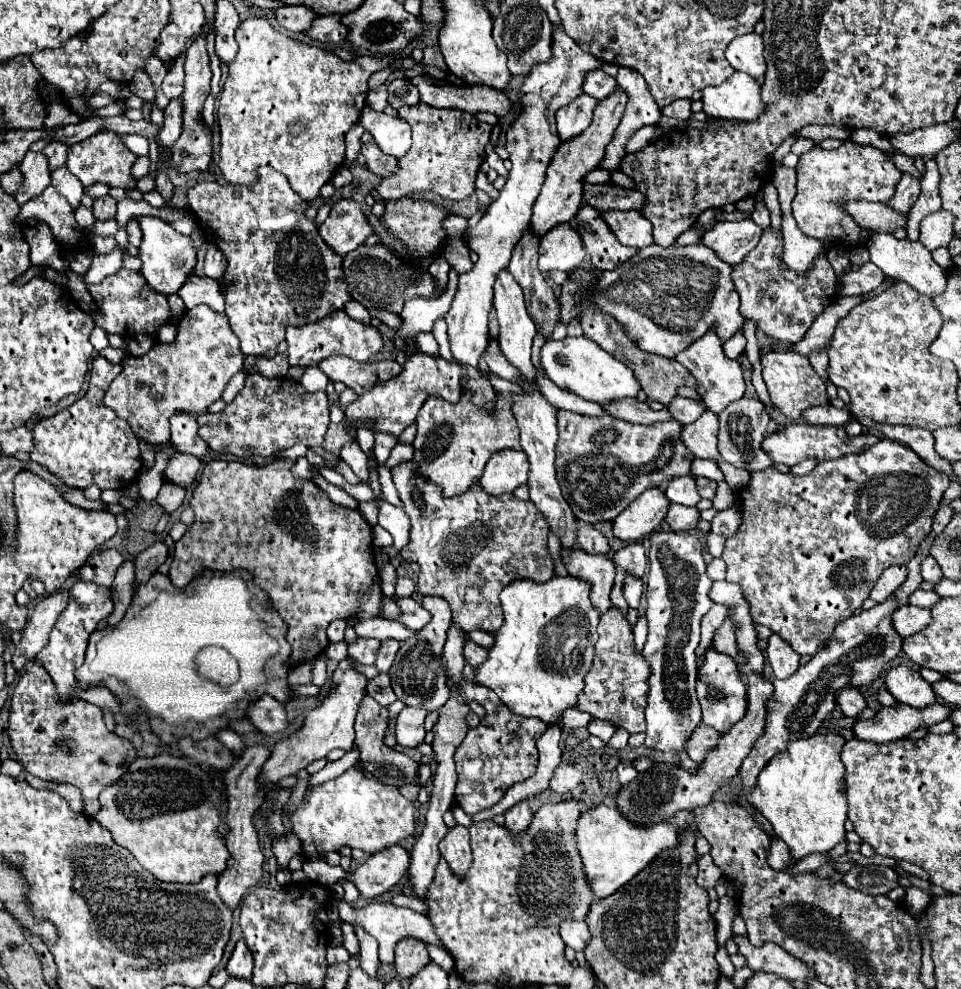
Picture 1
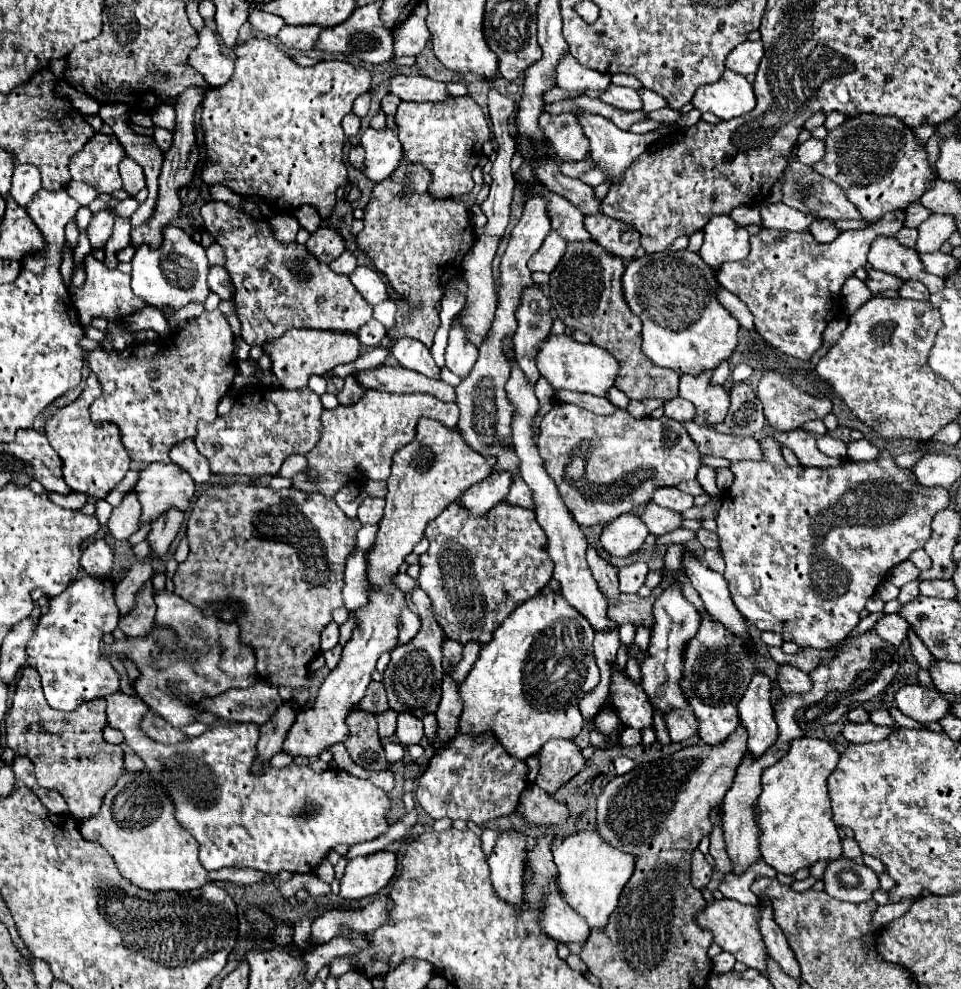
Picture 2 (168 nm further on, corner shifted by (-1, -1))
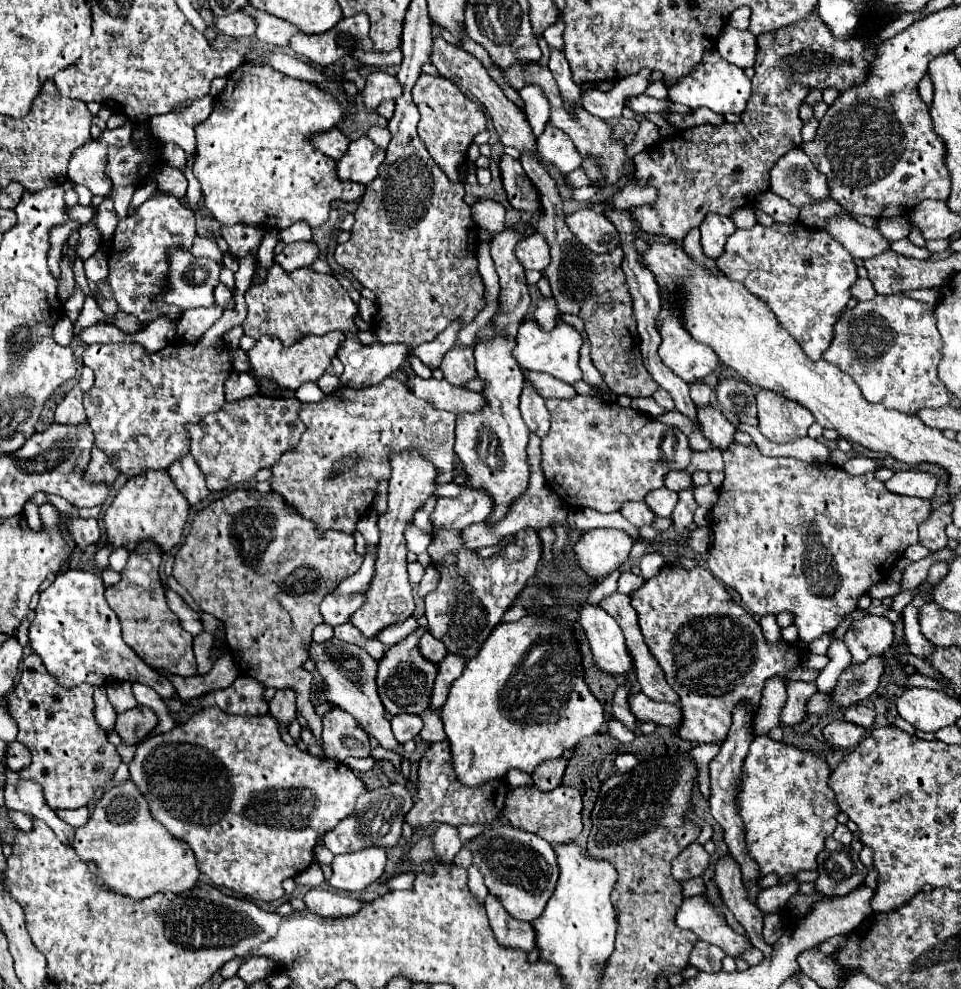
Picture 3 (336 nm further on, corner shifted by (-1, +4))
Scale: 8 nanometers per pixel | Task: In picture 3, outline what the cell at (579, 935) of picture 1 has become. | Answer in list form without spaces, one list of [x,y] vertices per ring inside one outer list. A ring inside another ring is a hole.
[[[494,825],[474,837],[470,847],[474,851],[474,865],[478,865],[484,873],[488,891],[500,897],[506,911],[522,921],[538,919],[550,899],[550,893],[554,891],[554,881],[558,879],[552,845],[534,833],[520,831],[512,825]]]

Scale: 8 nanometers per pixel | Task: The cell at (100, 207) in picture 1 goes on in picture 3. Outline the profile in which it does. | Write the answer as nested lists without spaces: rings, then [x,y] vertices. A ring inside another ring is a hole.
[[[86,223],[80,227],[80,243],[78,243],[78,251],[76,255],[82,259],[88,259],[90,255],[94,255],[100,249],[102,243],[102,233],[96,229],[94,223]]]

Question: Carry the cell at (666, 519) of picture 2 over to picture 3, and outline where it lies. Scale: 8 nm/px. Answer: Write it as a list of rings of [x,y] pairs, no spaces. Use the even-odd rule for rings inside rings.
[[[626,503],[622,505],[620,513],[636,527],[644,527],[644,525],[652,525],[656,515],[648,509],[646,503]]]

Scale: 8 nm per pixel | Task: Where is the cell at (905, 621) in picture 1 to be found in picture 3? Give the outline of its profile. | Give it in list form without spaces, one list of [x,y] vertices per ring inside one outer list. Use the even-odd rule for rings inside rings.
[[[866,615],[846,631],[844,643],[852,653],[852,663],[862,663],[872,655],[884,653],[894,641],[894,625],[886,617]]]

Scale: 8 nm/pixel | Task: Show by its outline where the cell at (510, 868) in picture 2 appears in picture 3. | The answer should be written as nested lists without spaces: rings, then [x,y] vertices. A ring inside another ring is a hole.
[[[490,893],[486,895],[484,905],[488,911],[490,927],[494,929],[498,943],[502,943],[506,947],[520,947],[526,951],[532,951],[536,947],[536,931],[534,931],[532,923],[512,917],[502,907],[502,901]]]

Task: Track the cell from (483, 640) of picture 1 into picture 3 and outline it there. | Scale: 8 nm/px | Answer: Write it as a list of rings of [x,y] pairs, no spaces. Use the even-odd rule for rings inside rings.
[[[446,655],[440,665],[438,665],[438,677],[434,683],[434,699],[430,703],[430,709],[440,709],[448,697],[448,691],[454,683],[454,679],[458,679],[464,671],[466,659],[460,655]]]

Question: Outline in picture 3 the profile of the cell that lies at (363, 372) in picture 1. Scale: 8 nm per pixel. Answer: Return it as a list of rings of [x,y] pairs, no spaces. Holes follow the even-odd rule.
[[[414,373],[406,377],[406,387],[420,399],[432,403],[436,409],[444,409],[450,413],[474,413],[482,409],[484,399],[480,393],[468,391],[464,387],[452,387],[446,379],[422,379]]]

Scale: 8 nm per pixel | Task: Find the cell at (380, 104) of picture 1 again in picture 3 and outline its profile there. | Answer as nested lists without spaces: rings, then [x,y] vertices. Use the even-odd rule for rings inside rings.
[[[374,125],[374,127],[368,129],[366,135],[368,135],[376,145],[384,145],[384,147],[388,147],[388,141],[390,141],[390,131],[388,131],[388,129]]]

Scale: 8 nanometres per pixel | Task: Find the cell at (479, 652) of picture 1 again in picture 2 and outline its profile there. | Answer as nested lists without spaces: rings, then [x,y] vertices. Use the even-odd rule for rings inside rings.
[[[446,640],[442,646],[444,646],[444,648],[442,648],[442,654],[444,654],[444,658],[446,658],[452,666],[462,660],[462,644],[460,644],[460,642]]]

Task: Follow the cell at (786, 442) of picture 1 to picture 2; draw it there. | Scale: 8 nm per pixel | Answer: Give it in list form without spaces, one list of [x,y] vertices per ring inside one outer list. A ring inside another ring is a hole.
[[[694,420],[684,422],[684,428],[698,446],[700,454],[720,456],[728,460],[762,460],[762,452],[754,438],[718,434],[714,428],[698,424]]]

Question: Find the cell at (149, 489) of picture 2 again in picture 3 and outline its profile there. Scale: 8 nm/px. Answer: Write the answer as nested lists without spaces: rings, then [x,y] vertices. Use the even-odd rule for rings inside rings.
[[[150,471],[130,477],[126,485],[118,491],[110,509],[104,513],[104,525],[108,533],[108,541],[114,547],[126,545],[130,551],[144,539],[150,539],[162,547],[162,551],[170,551],[182,539],[184,523],[190,511],[188,499],[178,493],[168,471]]]

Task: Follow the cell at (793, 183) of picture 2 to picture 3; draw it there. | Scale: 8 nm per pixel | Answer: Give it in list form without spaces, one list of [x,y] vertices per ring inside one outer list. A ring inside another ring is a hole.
[[[800,147],[786,153],[770,169],[770,191],[788,199],[798,209],[830,199],[826,175],[814,167]]]

